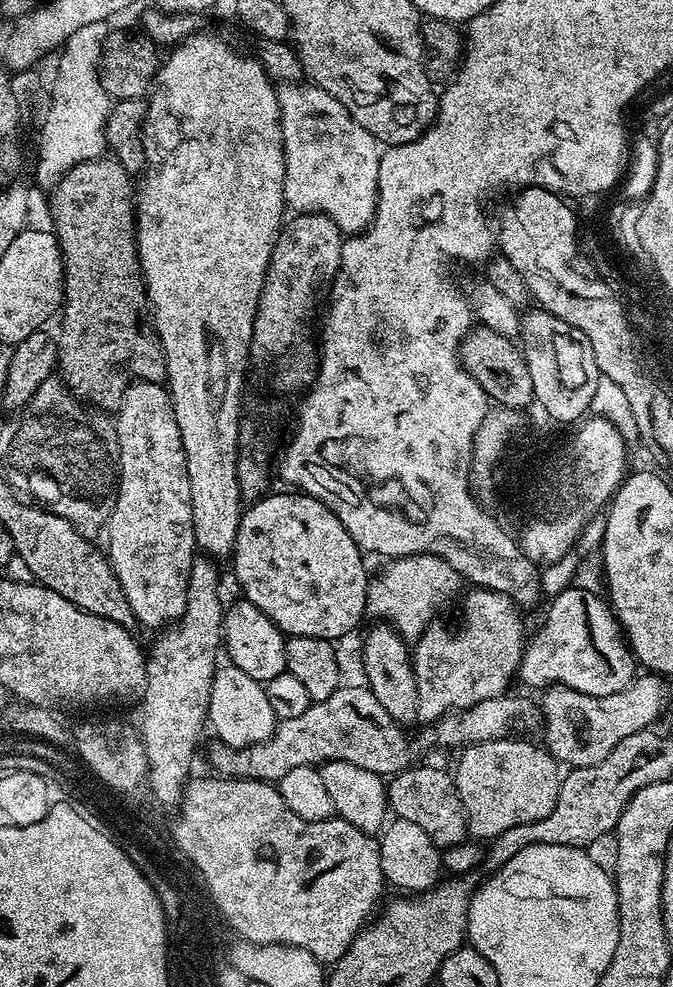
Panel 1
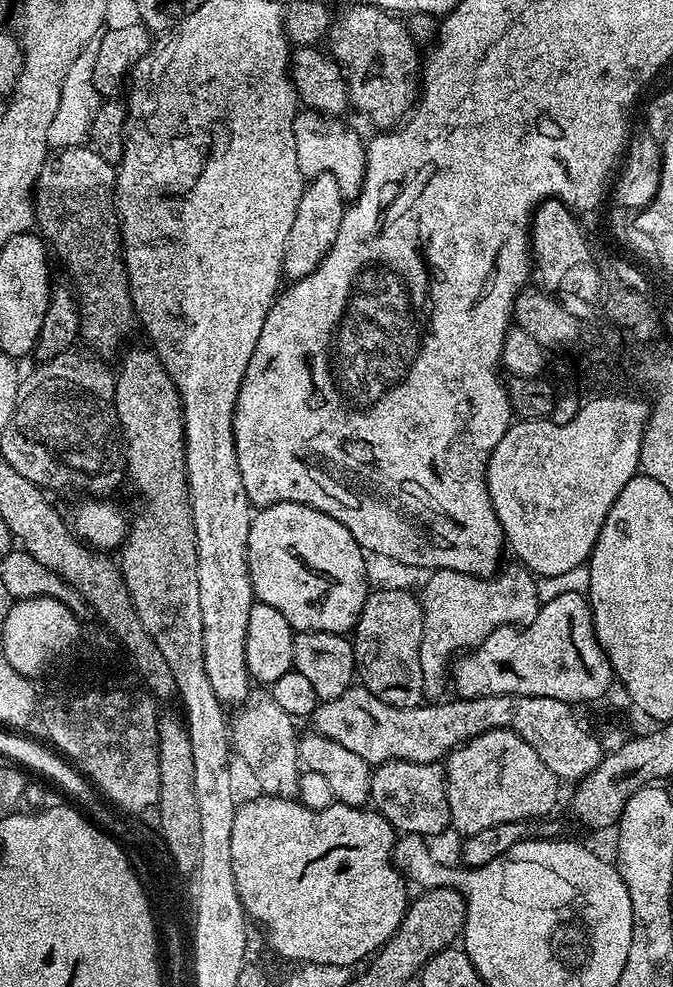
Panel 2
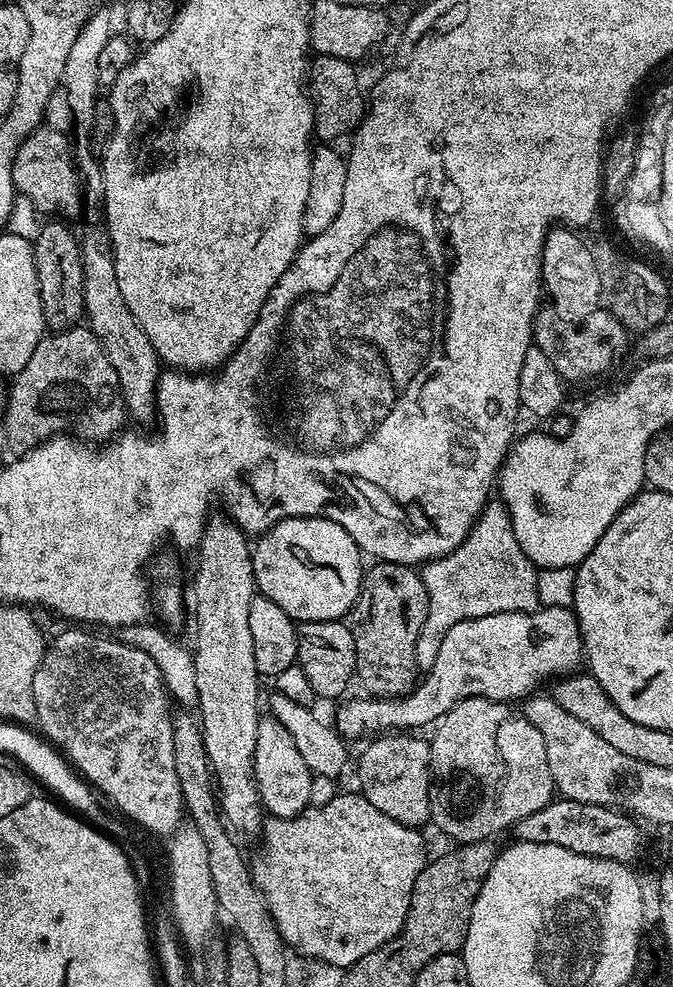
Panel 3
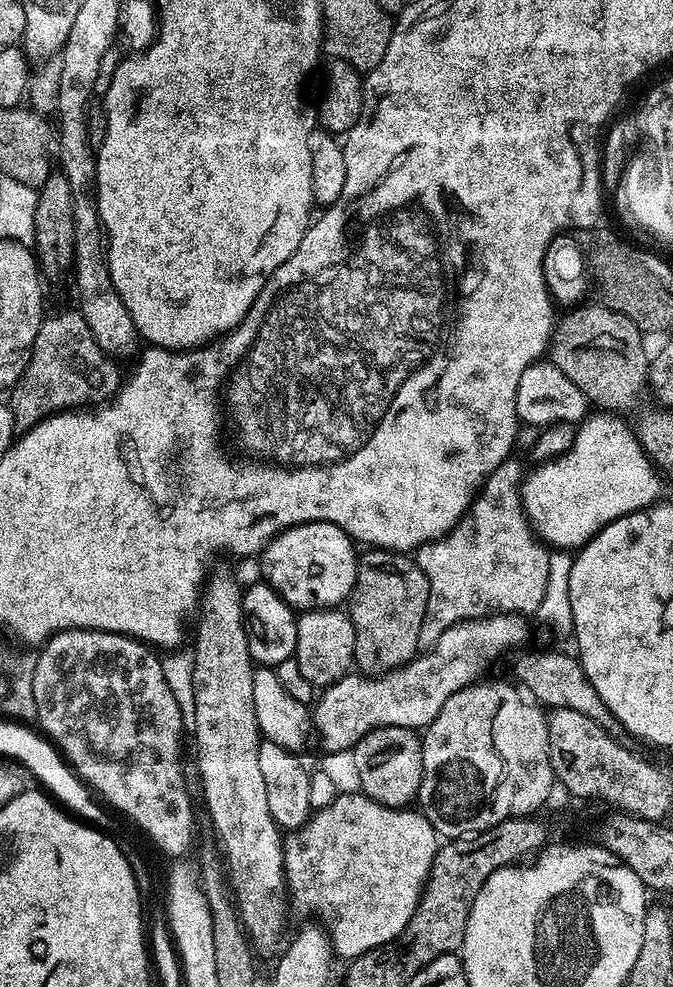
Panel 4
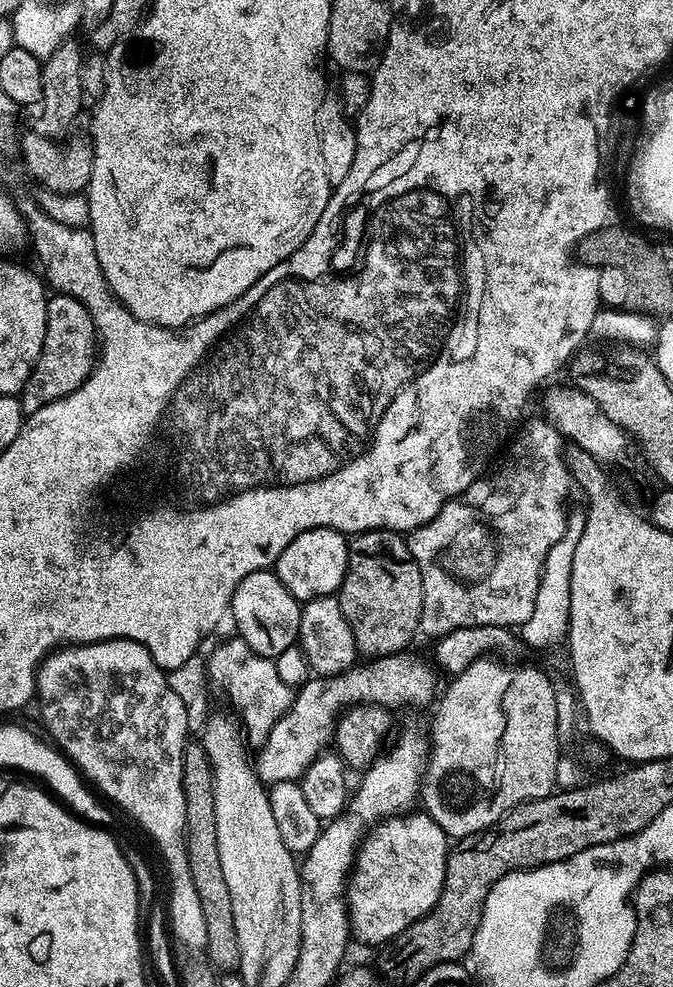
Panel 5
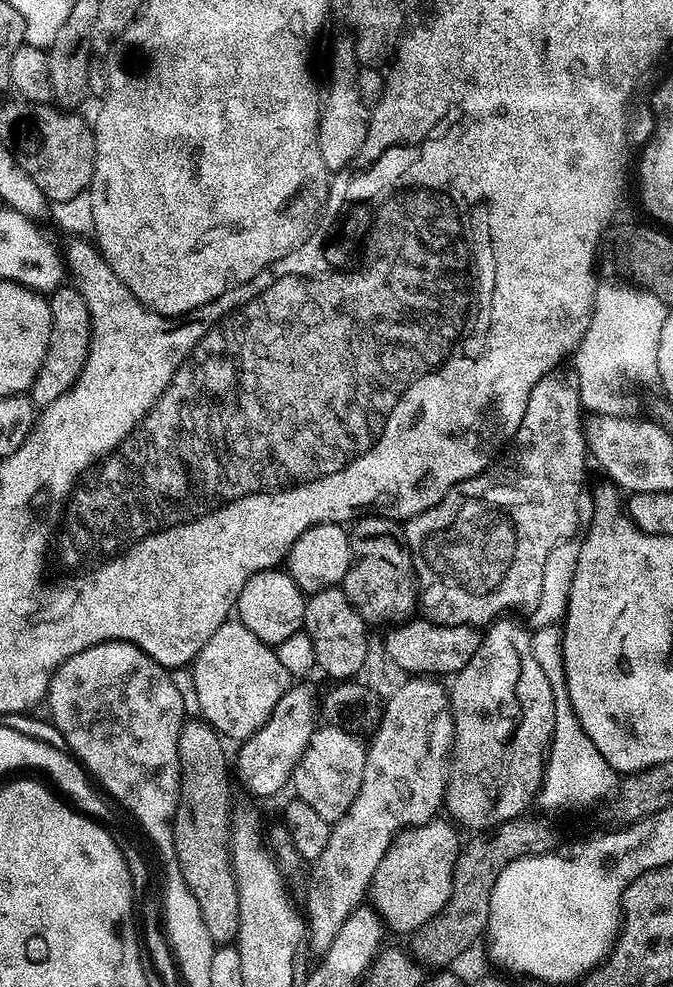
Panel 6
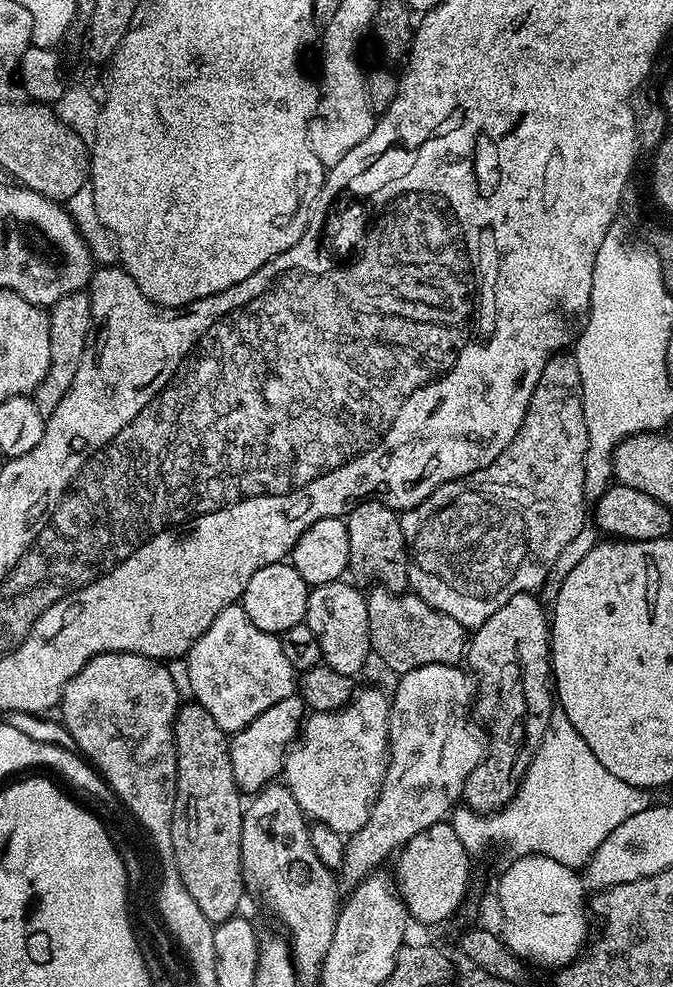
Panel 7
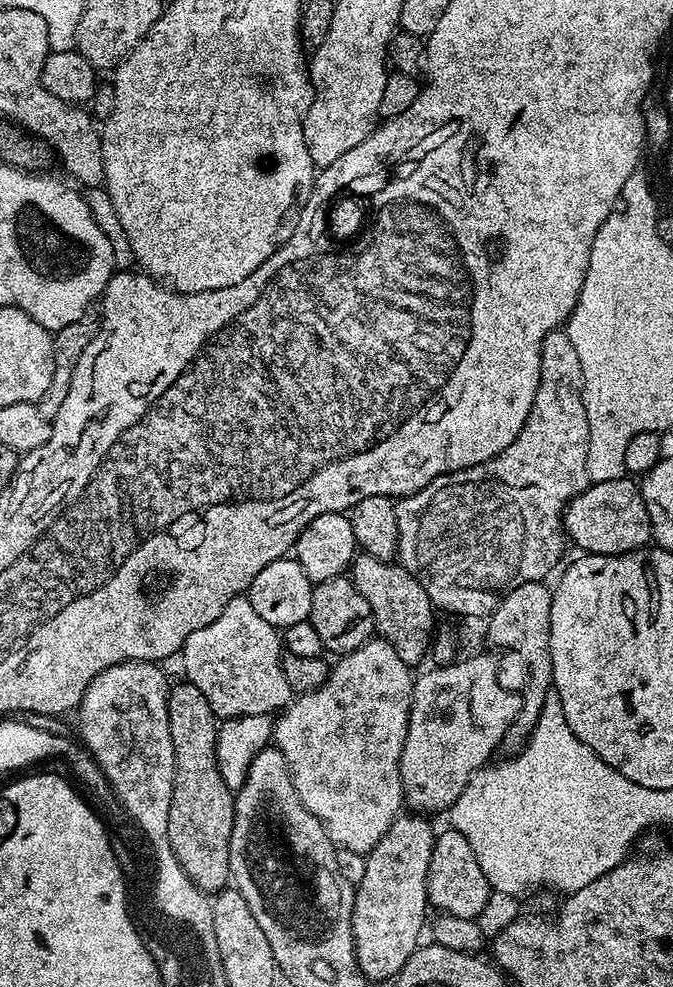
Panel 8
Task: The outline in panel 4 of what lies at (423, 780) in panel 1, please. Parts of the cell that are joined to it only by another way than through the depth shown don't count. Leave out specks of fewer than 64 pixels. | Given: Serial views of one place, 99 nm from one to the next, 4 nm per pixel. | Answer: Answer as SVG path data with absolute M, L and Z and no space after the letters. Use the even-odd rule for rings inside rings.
M389 724L371 728L350 749L351 756L356 776L360 779L359 791L374 802L391 808L403 808L419 797L422 782L422 740L413 729Z

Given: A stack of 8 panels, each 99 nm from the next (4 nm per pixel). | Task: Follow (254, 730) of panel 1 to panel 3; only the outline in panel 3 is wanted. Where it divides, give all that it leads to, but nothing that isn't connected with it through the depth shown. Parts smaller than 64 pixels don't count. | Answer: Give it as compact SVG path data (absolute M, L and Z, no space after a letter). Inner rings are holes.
M264 718L257 726L256 745L252 774L256 778L256 788L260 792L260 803L269 817L294 818L310 805L310 782L313 772L302 762L294 738L290 738L282 722Z

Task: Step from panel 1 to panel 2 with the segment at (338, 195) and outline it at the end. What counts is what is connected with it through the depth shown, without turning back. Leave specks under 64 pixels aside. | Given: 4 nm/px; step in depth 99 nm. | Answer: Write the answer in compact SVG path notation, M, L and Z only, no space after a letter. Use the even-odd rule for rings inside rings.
M311 110L297 111L292 129L294 146L298 150L298 166L305 177L311 178L328 172L338 182L346 198L355 198L366 174L366 144L356 132L351 132L340 118L324 116L321 112Z

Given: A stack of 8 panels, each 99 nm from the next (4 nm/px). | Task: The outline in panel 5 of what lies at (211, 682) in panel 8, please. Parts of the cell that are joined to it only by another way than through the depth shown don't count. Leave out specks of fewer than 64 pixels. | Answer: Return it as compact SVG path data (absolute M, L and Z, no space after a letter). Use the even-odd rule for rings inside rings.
M233 638L218 645L206 661L211 679L228 687L233 702L240 710L239 719L247 743L256 750L263 748L266 738L270 738L270 730L292 708L294 699L294 690L278 678L275 659L260 656L250 650L244 640Z

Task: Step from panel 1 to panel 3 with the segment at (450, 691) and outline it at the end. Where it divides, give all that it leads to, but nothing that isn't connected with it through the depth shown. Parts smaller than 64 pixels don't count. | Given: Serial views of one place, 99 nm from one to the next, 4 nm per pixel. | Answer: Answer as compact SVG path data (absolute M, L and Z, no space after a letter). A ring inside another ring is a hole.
M489 499L468 531L468 537L450 554L429 560L419 569L428 595L426 622L418 634L416 667L421 673L434 666L444 632L458 622L499 612L535 612L541 607L538 569L531 564L514 538L508 511L499 499Z

